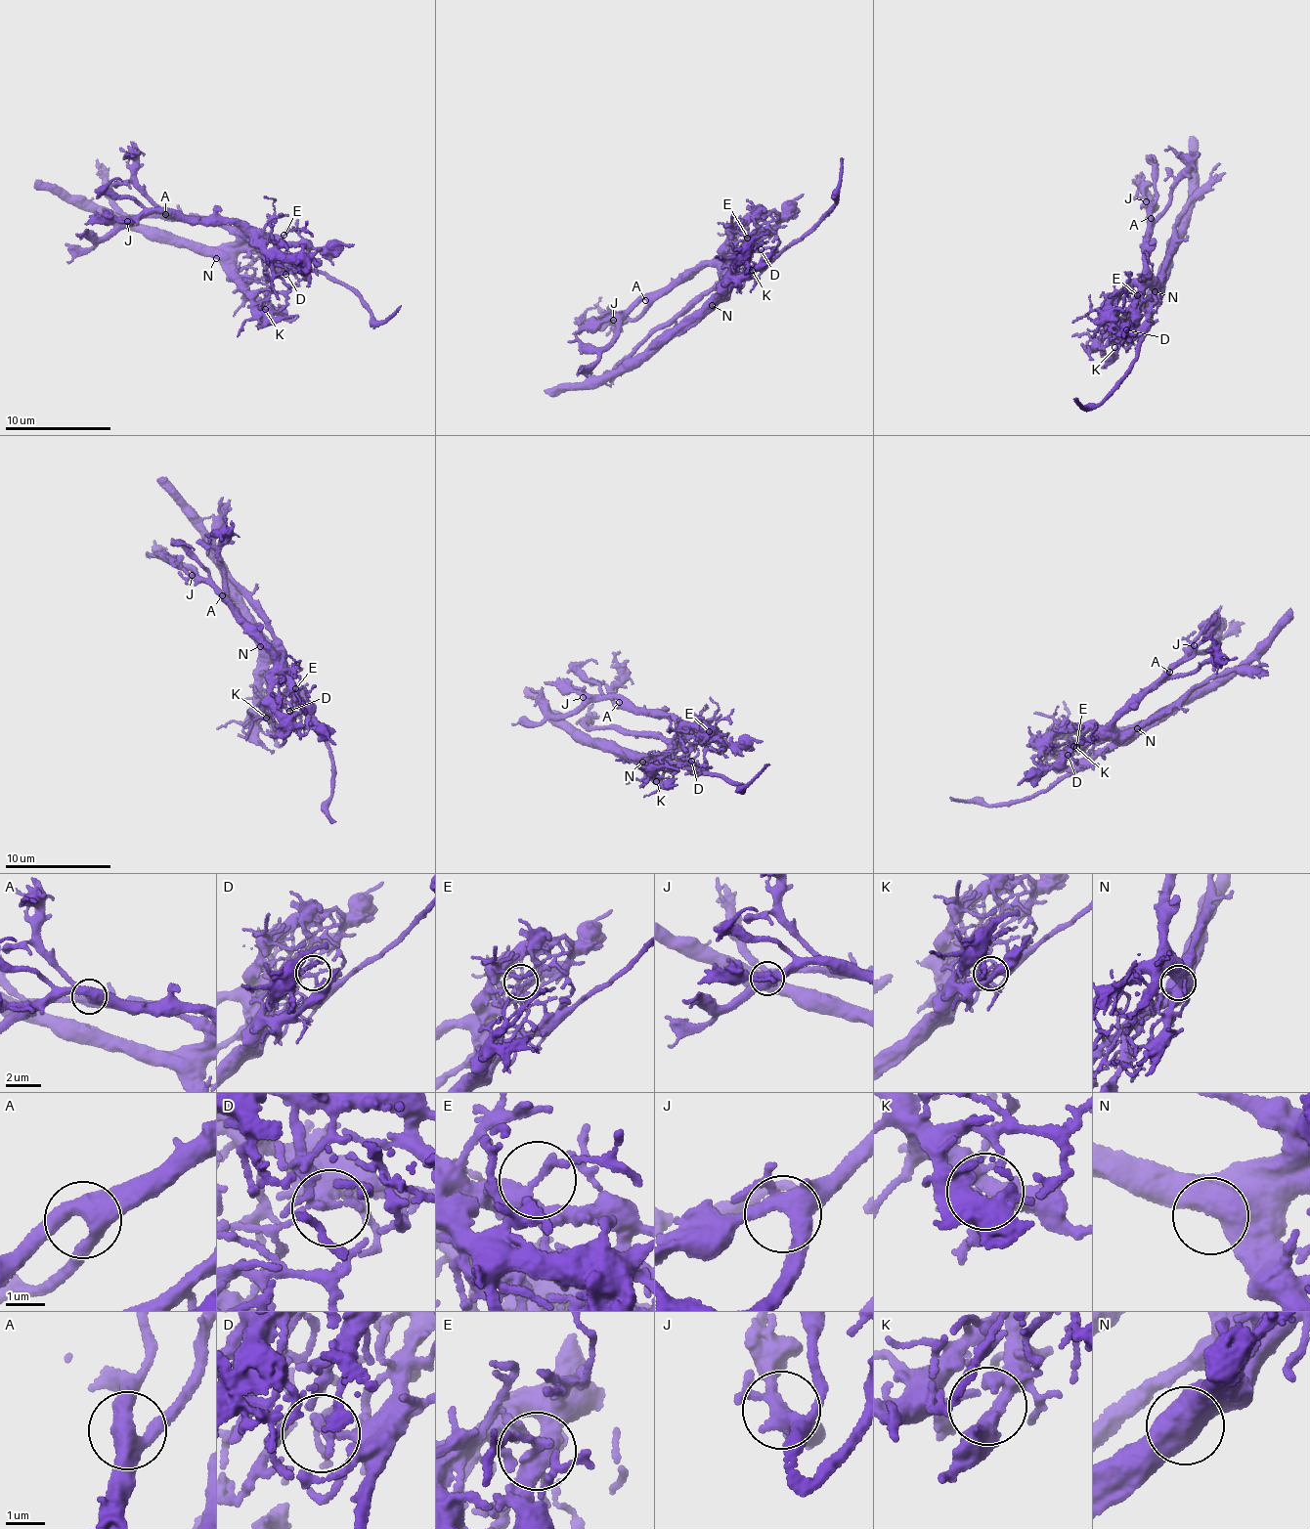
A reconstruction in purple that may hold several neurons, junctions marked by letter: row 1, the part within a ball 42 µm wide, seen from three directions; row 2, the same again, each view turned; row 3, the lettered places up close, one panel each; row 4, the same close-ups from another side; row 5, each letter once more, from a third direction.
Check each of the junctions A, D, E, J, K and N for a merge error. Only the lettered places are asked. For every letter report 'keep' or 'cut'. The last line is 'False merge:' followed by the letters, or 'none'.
A: keep
D: keep
E: keep
J: keep
K: keep
N: keep
False merge: none

